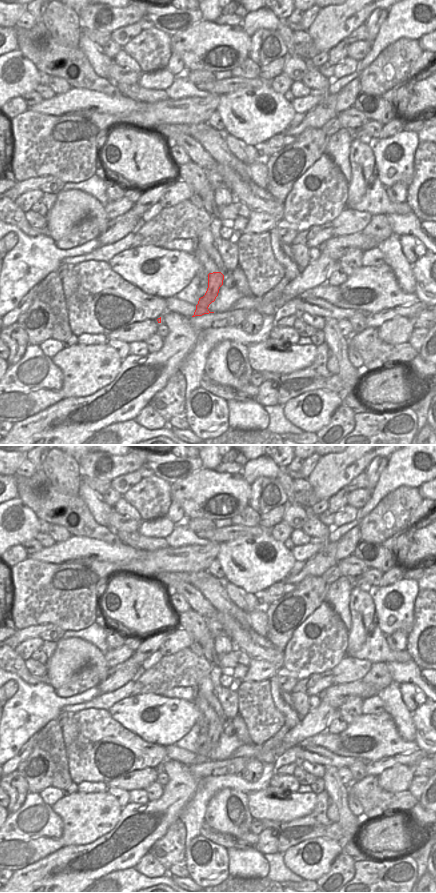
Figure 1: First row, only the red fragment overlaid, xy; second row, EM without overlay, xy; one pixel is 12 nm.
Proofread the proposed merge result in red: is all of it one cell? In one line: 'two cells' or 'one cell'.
one cell

